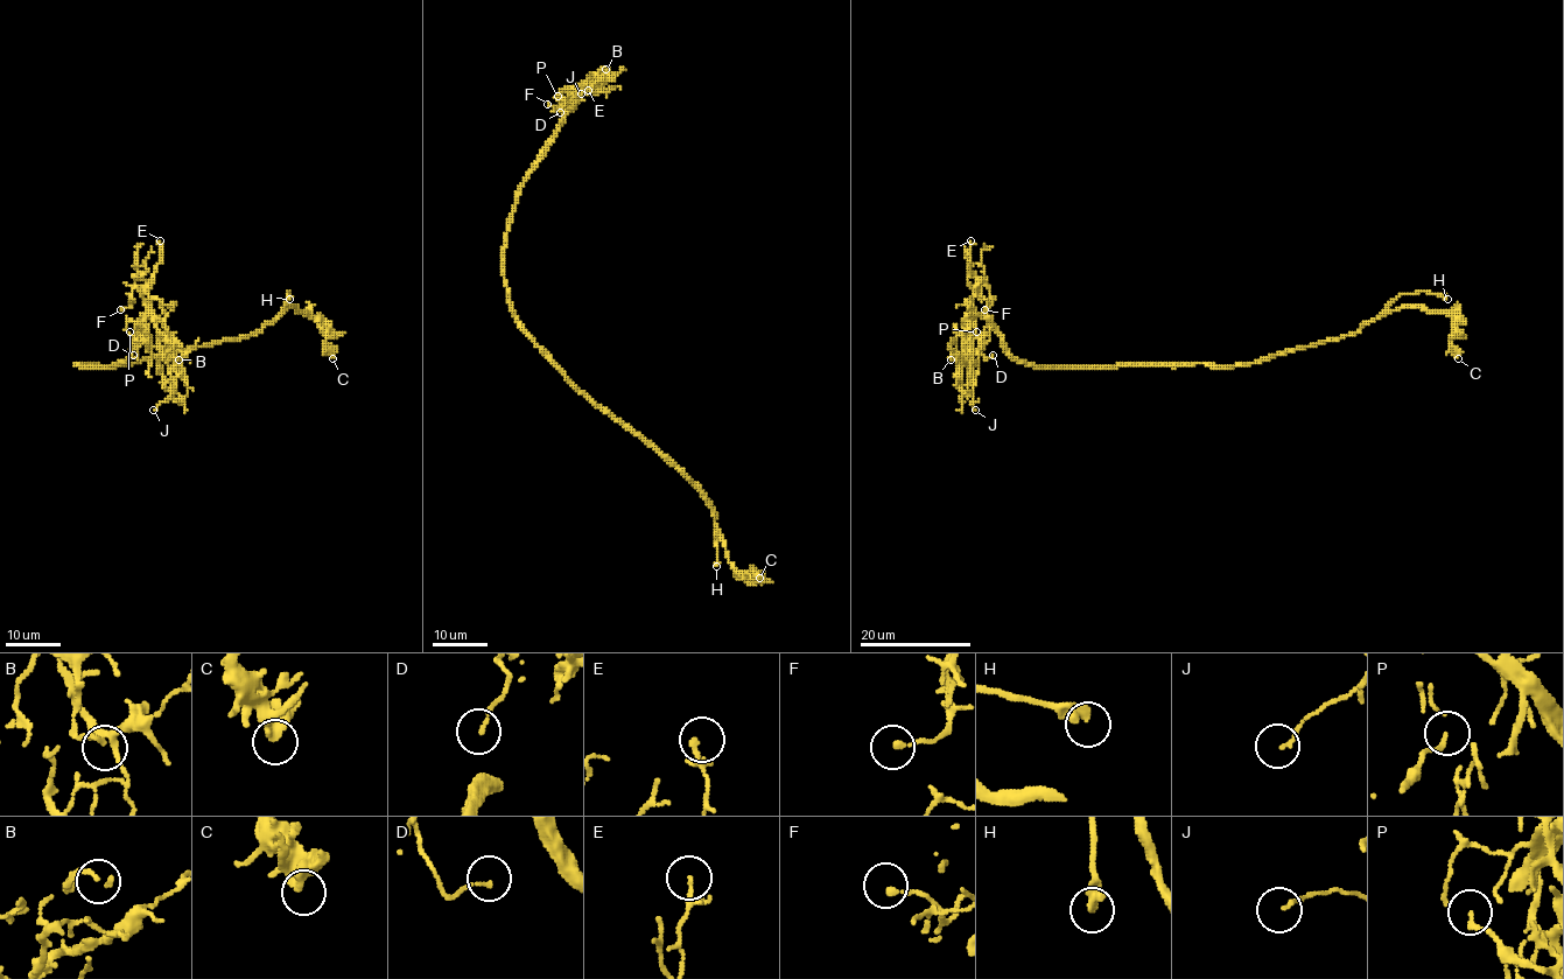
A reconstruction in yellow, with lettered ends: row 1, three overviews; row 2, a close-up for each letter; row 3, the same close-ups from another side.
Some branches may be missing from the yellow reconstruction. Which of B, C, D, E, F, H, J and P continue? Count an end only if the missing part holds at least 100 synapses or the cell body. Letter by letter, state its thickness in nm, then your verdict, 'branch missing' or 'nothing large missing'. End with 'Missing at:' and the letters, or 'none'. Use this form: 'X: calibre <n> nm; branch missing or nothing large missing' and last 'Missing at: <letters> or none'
B: calibre 150 nm; nothing large missing
C: calibre 340 nm; nothing large missing
D: calibre 120 nm; nothing large missing
E: calibre 150 nm; nothing large missing
F: calibre 180 nm; nothing large missing
H: calibre 340 nm; branch missing
J: calibre 130 nm; nothing large missing
P: calibre 170 nm; nothing large missing
Missing at: H

